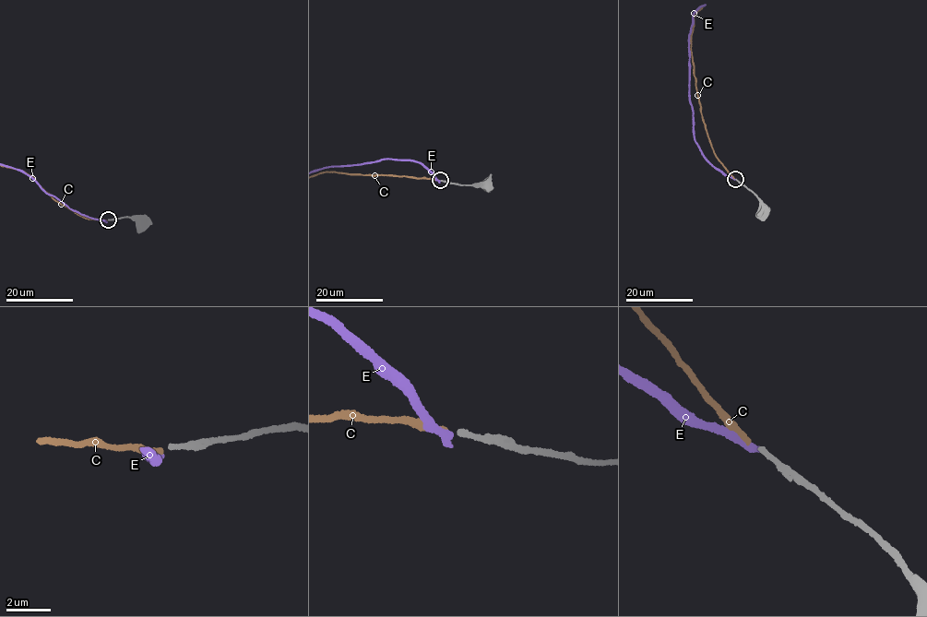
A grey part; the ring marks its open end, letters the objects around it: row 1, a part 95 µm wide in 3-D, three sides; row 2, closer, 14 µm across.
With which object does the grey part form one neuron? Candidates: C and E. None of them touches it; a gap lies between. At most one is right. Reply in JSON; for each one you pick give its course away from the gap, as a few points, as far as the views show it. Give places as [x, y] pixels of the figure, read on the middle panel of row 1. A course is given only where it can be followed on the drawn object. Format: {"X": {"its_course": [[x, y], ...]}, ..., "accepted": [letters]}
{"accepted": ["C"]}

